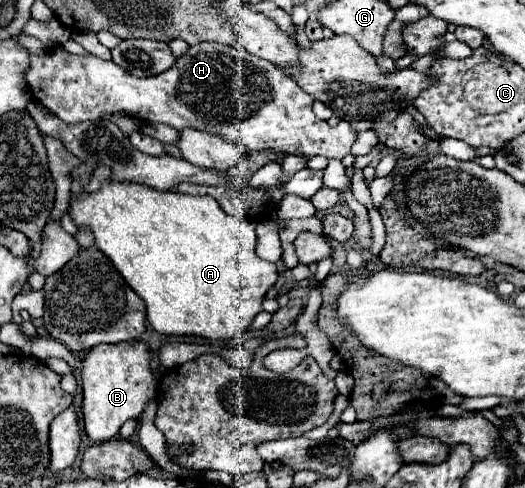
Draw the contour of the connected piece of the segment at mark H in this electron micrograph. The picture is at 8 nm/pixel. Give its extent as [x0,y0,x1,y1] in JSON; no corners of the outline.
[24,43,356,159]

